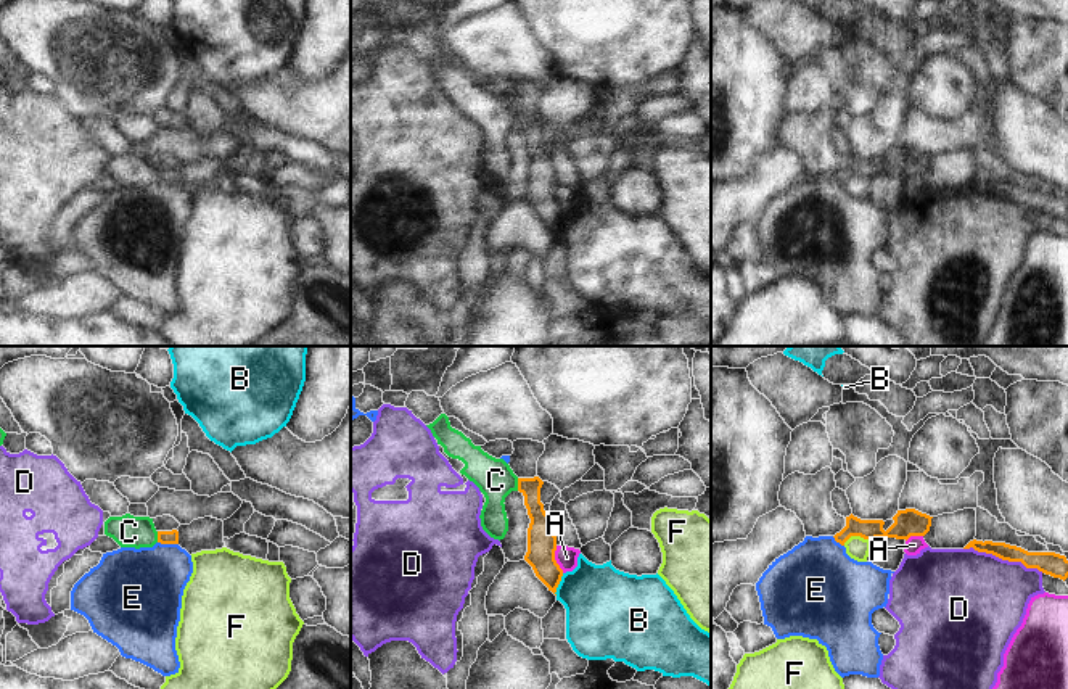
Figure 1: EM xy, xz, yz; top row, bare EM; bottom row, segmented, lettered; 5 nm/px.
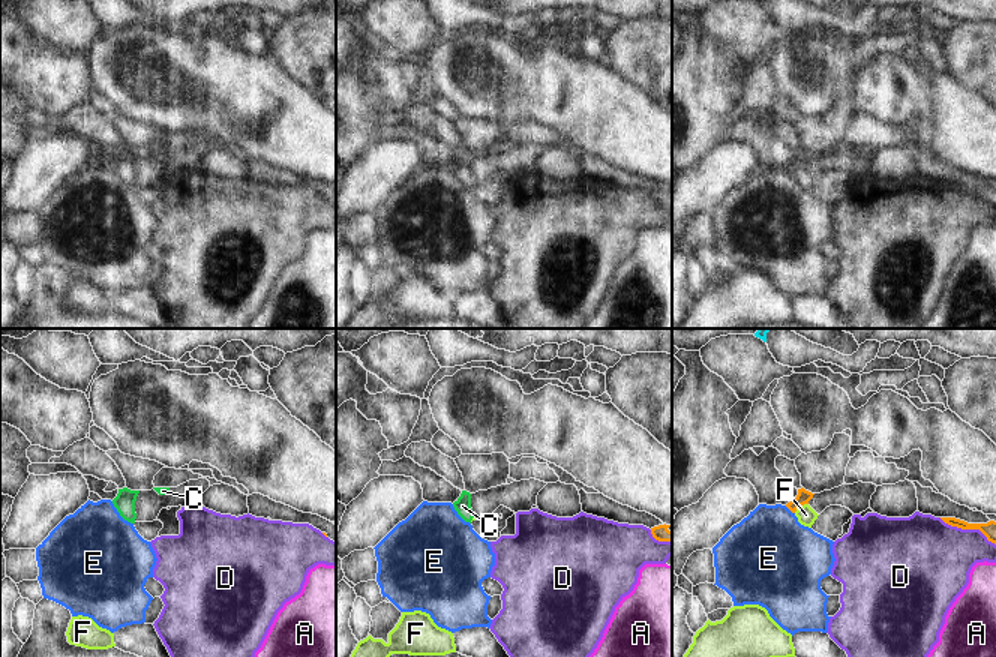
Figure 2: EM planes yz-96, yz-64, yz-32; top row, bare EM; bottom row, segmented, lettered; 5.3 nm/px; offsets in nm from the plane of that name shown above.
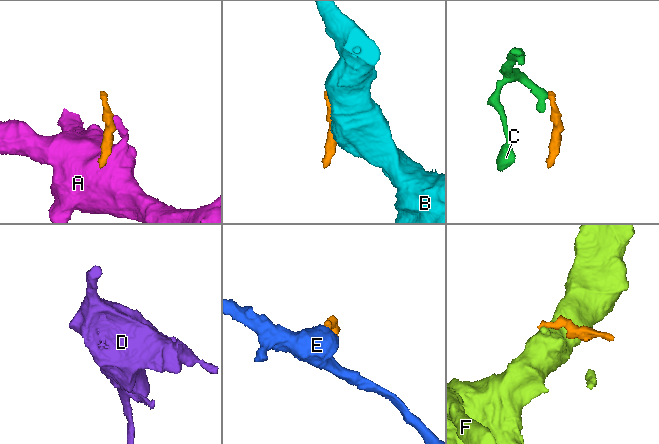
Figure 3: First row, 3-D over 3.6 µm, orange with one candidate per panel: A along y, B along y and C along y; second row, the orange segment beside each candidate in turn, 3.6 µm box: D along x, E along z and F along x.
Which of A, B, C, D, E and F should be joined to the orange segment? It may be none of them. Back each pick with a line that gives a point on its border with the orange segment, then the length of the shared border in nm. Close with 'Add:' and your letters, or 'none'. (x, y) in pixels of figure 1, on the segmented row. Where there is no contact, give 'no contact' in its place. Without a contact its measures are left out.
Add: none

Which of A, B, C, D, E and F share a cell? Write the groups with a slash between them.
A / B / C F / D / E

